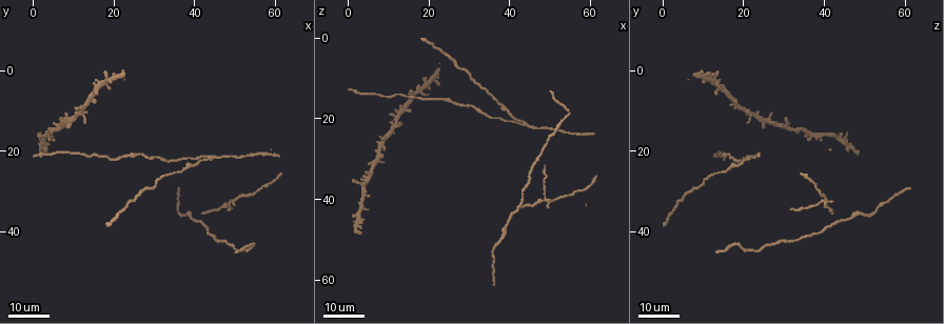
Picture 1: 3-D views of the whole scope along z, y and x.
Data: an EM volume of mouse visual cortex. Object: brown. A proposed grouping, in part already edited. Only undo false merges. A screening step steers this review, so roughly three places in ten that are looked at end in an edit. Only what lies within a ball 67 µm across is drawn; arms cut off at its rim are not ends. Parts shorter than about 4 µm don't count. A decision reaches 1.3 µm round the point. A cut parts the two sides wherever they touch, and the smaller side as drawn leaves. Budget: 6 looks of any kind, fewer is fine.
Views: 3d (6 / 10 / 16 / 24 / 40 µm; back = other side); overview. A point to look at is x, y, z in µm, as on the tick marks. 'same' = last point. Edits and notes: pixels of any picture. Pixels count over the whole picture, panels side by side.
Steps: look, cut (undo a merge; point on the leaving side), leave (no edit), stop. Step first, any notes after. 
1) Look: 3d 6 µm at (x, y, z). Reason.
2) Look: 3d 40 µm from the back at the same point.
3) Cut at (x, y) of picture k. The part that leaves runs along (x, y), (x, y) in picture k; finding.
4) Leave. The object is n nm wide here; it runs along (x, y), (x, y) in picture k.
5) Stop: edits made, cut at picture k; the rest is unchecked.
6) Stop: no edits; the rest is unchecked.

Look: 3d 16 µm at (50.0, 21.5, 22.5).

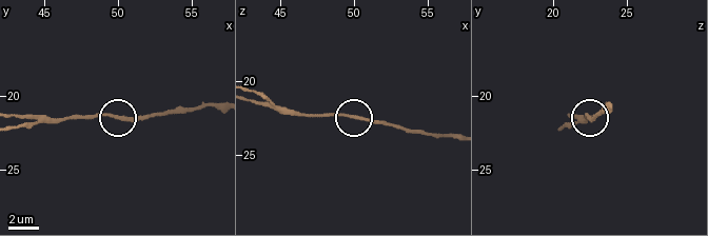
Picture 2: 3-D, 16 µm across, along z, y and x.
Look: 3d 6 µm at (50.2, 21.4, 22.6).

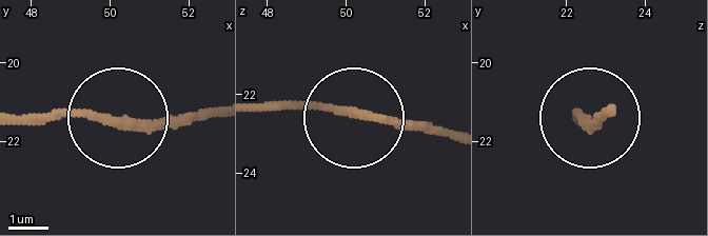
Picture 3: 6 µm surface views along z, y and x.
Look: 3d 6 µm from the back at (50.30, 21.55, 22.45). Other side.

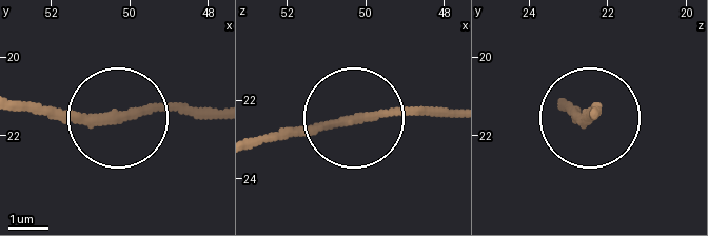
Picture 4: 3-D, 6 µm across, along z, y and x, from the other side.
Leave. It runs along (360, 122), (454, 116) in picture 4; continuous, no second neuron.

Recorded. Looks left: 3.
Look: 3d 24 µm at (43.5, 22.0, 20.5). Three-way junction.

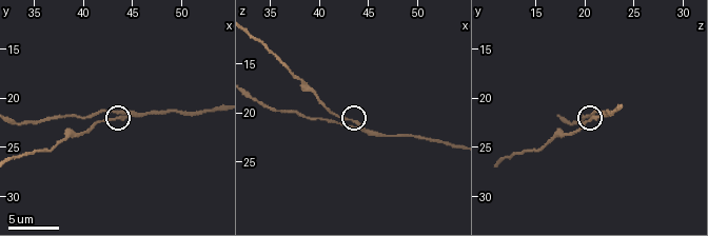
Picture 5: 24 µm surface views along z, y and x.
Look: 3d 10 µm at (43.8, 22.0, 21.0).

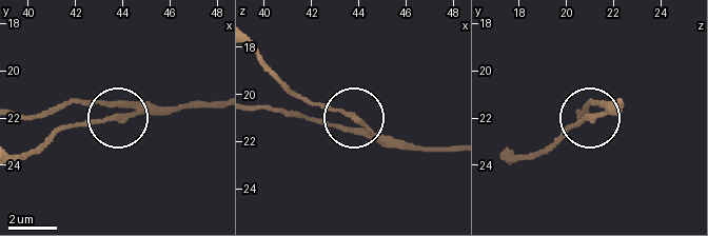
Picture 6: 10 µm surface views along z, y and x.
Leave. 3 arms meet here; it runs along (217, 100), (138, 105), (114, 118), (61, 124) in picture 6; one neuron here.

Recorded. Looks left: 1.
Stop: no edits; the rest is unchecked.

